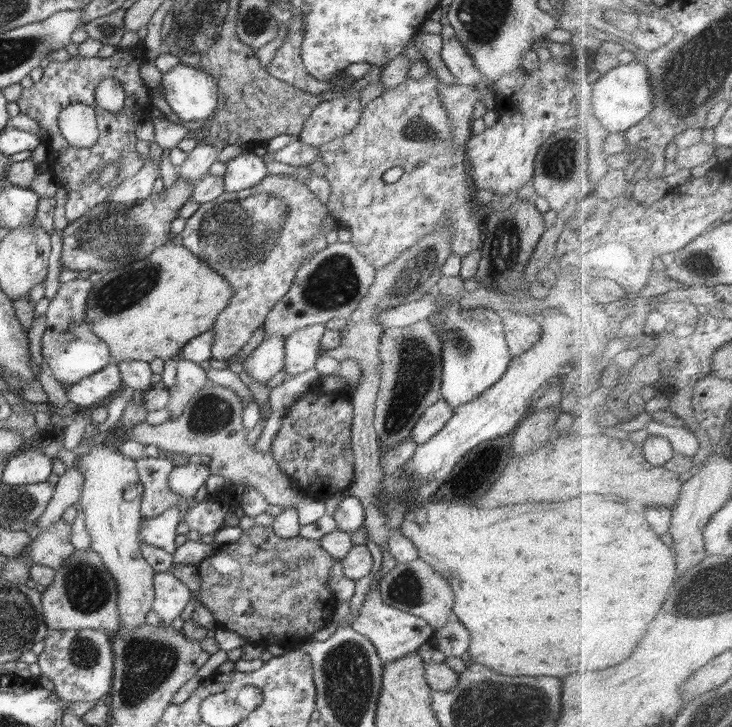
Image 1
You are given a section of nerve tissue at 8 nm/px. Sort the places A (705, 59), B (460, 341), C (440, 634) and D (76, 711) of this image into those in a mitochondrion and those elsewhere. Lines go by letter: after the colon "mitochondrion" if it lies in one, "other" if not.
A: mitochondrion
B: mitochondrion
C: other
D: other

